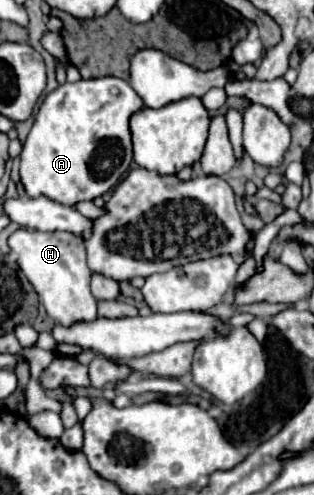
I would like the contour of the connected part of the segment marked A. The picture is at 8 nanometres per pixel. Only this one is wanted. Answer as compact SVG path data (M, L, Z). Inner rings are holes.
M99 77L99 79L81 79L77 83L59 85L51 91L27 135L27 141L21 151L21 183L29 197L49 197L61 205L77 205L81 201L93 201L117 187L129 171L133 161L131 149L131 131L129 119L133 113L143 109L141 97L131 89L125 79L119 77Z

